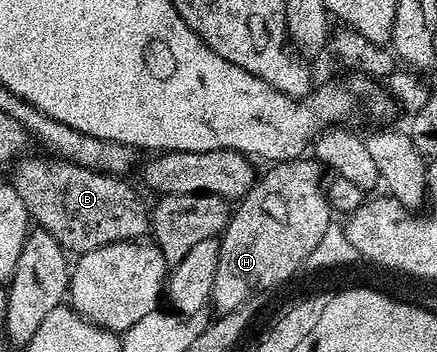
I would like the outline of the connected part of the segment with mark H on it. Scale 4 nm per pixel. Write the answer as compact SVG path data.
M302 157L299 159L289 159L286 163L275 163L268 168L270 171L265 176L258 178L254 182L253 188L250 189L245 196L232 208L229 223L225 226L223 234L220 236L221 249L219 251L219 269L215 269L215 285L213 286L213 293L211 296L211 307L214 307L217 313L231 312L233 309L243 304L245 299L250 295L258 293L269 293L272 287L277 287L280 283L285 283L303 264L308 260L309 254L316 249L325 234L331 231L329 226L329 215L331 216L331 208L329 206L329 197L326 188L323 186L323 179L321 183L321 171L323 167L316 158Z

